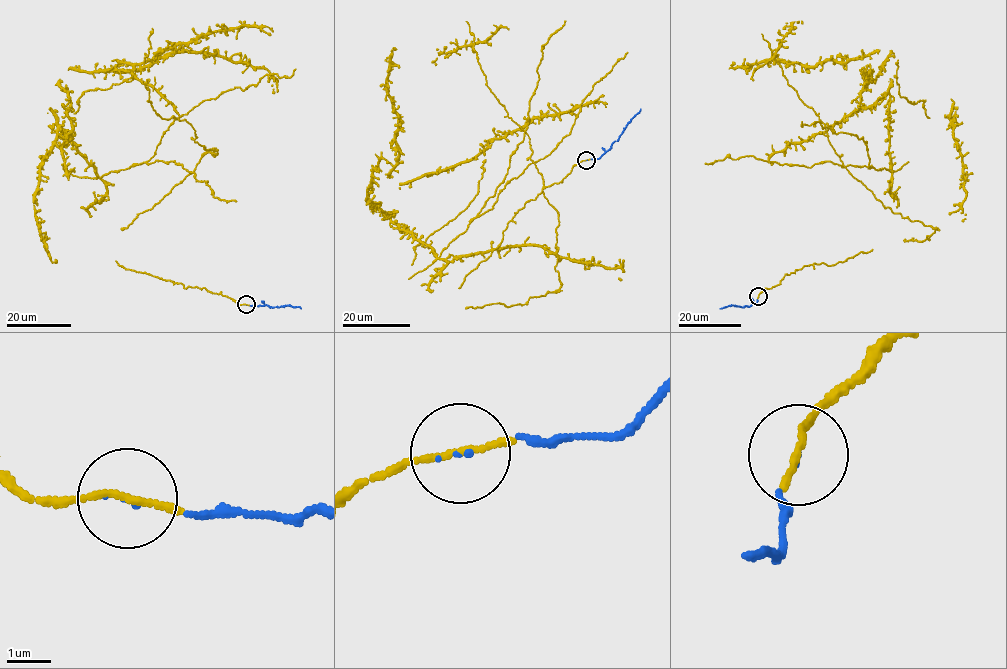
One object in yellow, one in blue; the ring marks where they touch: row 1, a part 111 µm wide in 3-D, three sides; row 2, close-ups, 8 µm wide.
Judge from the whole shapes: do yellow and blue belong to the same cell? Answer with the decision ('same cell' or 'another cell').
same cell

